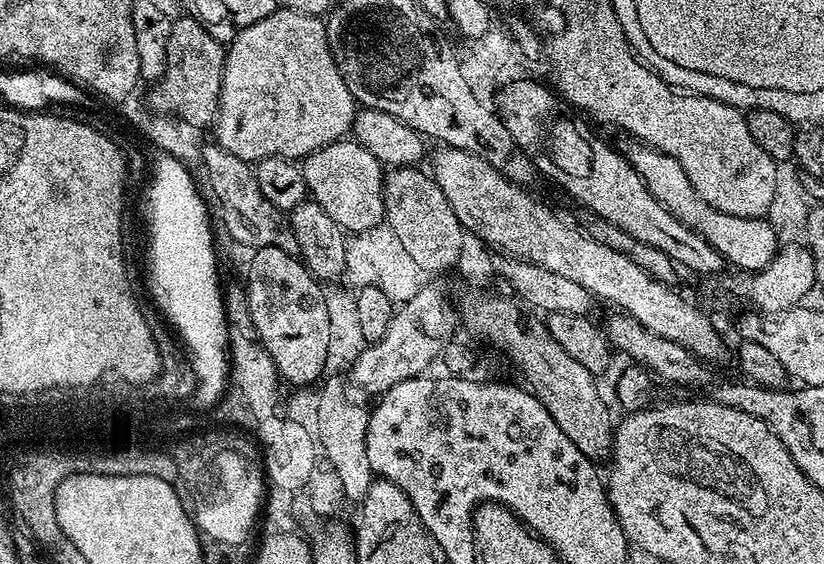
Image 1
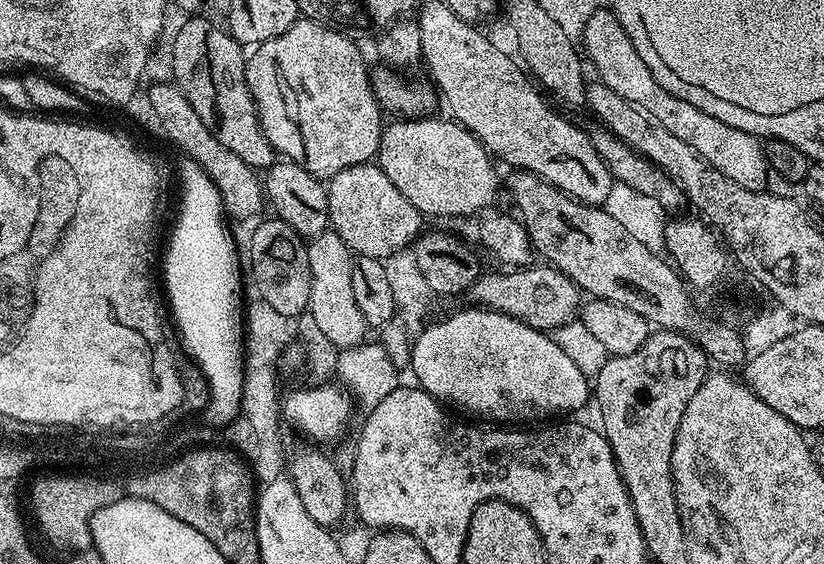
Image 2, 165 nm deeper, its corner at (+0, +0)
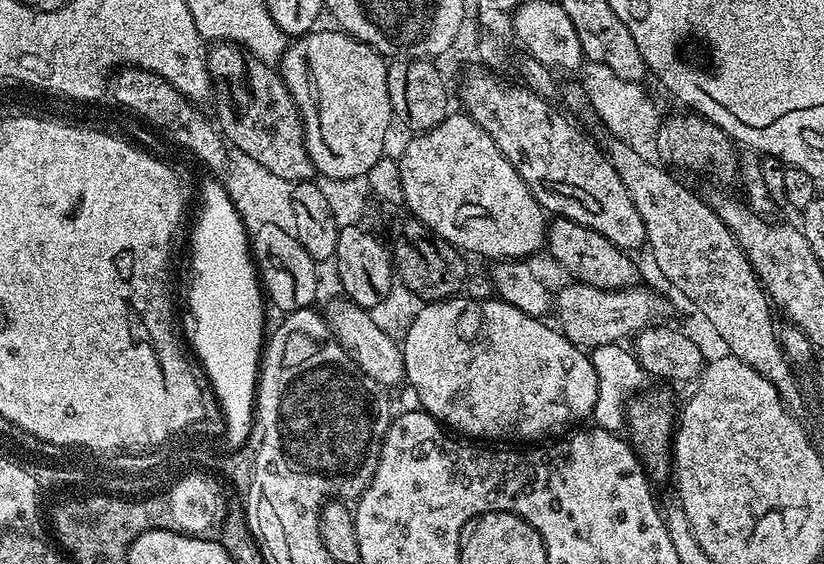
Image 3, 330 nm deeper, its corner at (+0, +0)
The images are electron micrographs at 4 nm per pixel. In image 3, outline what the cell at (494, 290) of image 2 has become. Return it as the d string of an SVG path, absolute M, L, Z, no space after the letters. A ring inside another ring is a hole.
M571 282L554 296L554 312L560 315L559 331L571 344L591 350L607 343L619 344L637 332L661 323L668 312L668 304L656 292L641 286L627 288L599 288L579 282Z

